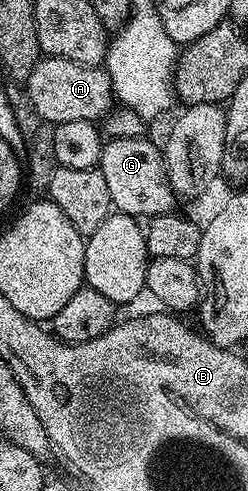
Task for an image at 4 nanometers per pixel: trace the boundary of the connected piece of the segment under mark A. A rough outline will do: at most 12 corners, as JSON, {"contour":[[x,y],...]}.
{"contour":[[43,56],[24,89],[53,126],[116,105],[105,68]]}

